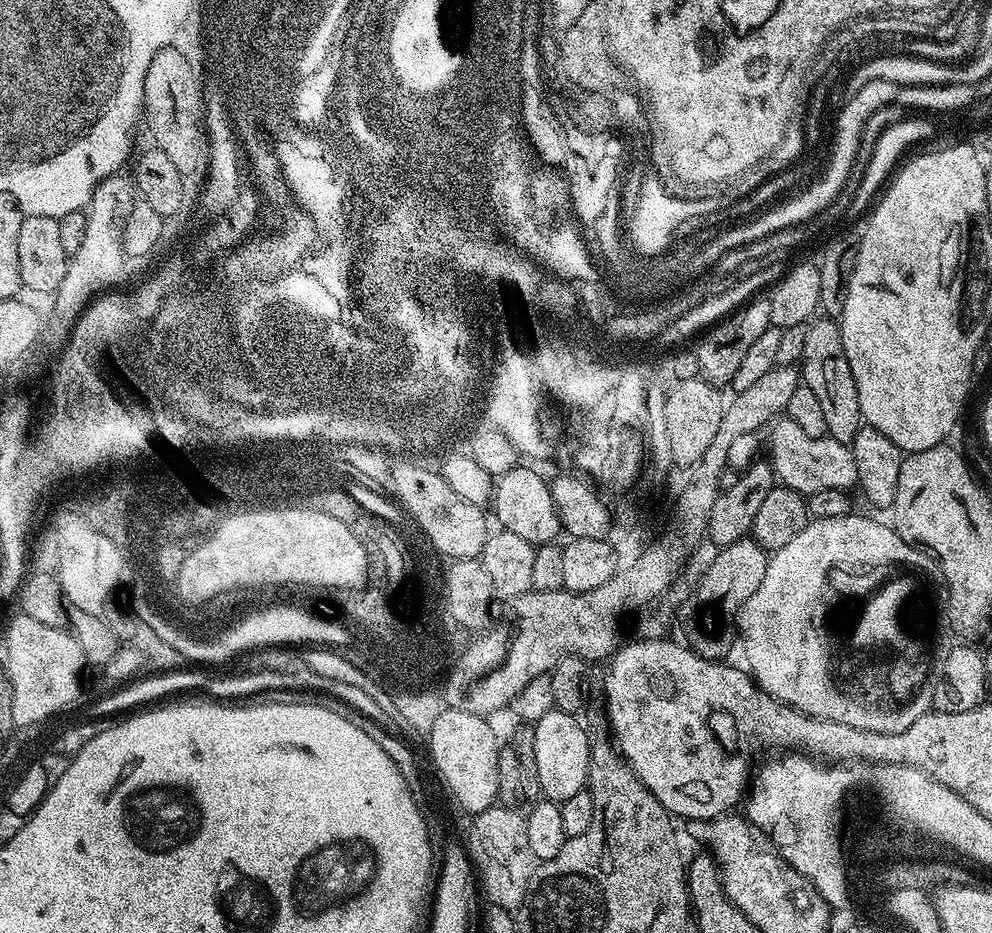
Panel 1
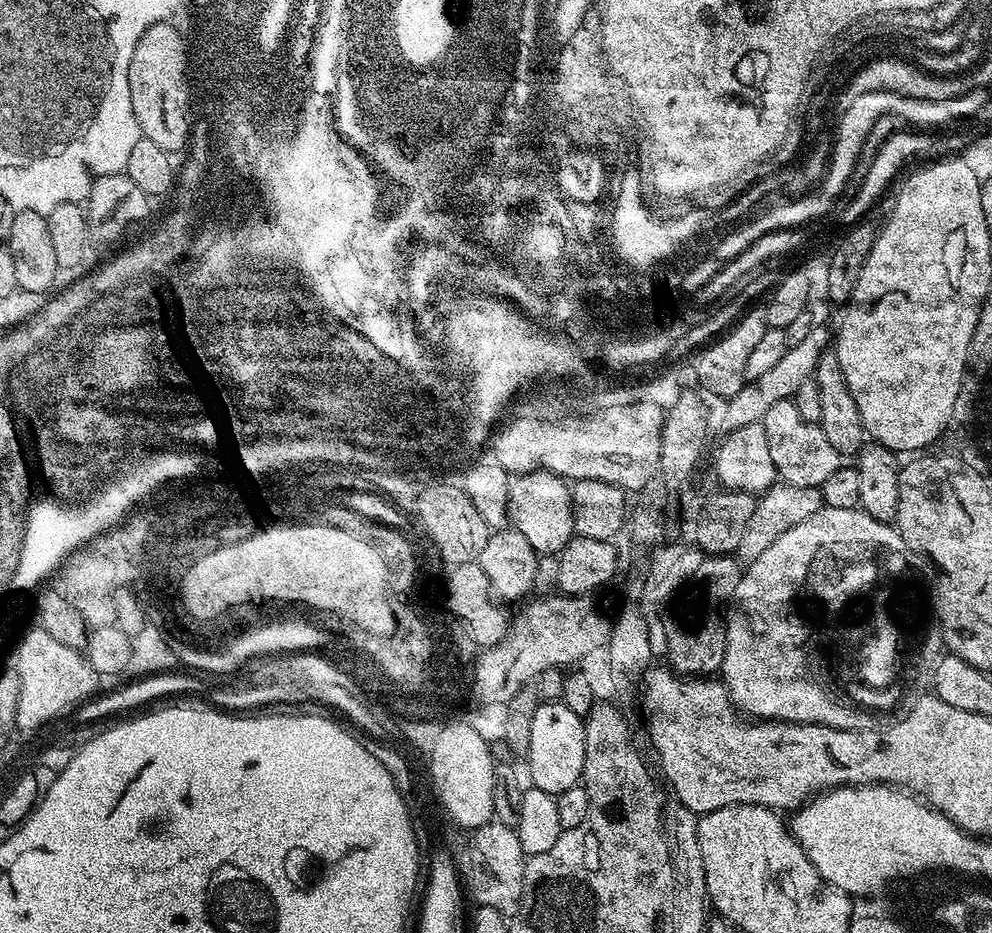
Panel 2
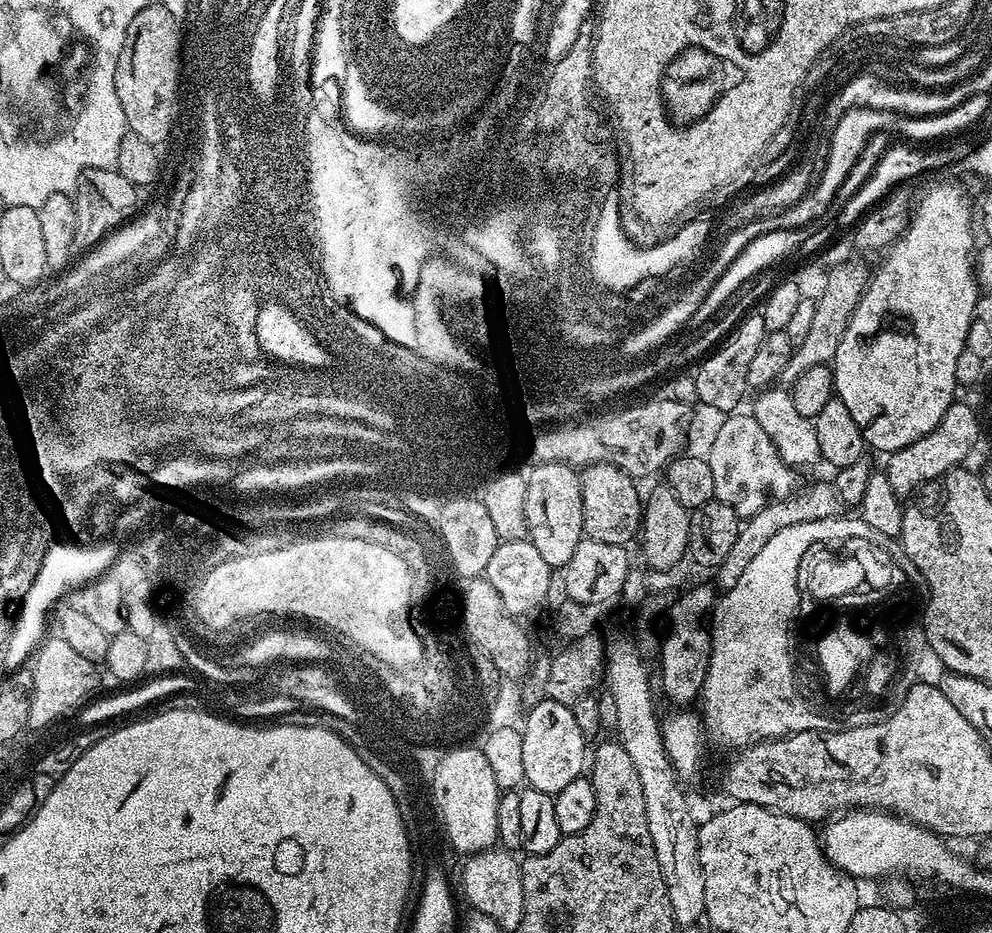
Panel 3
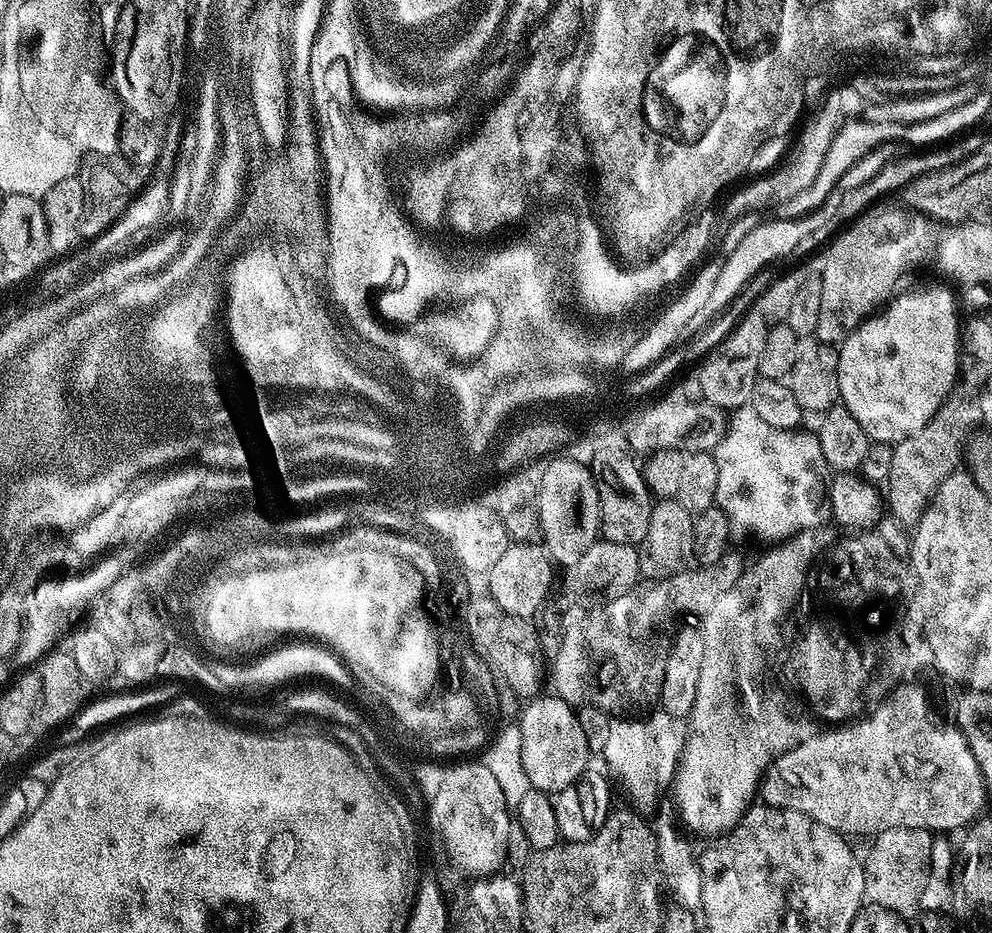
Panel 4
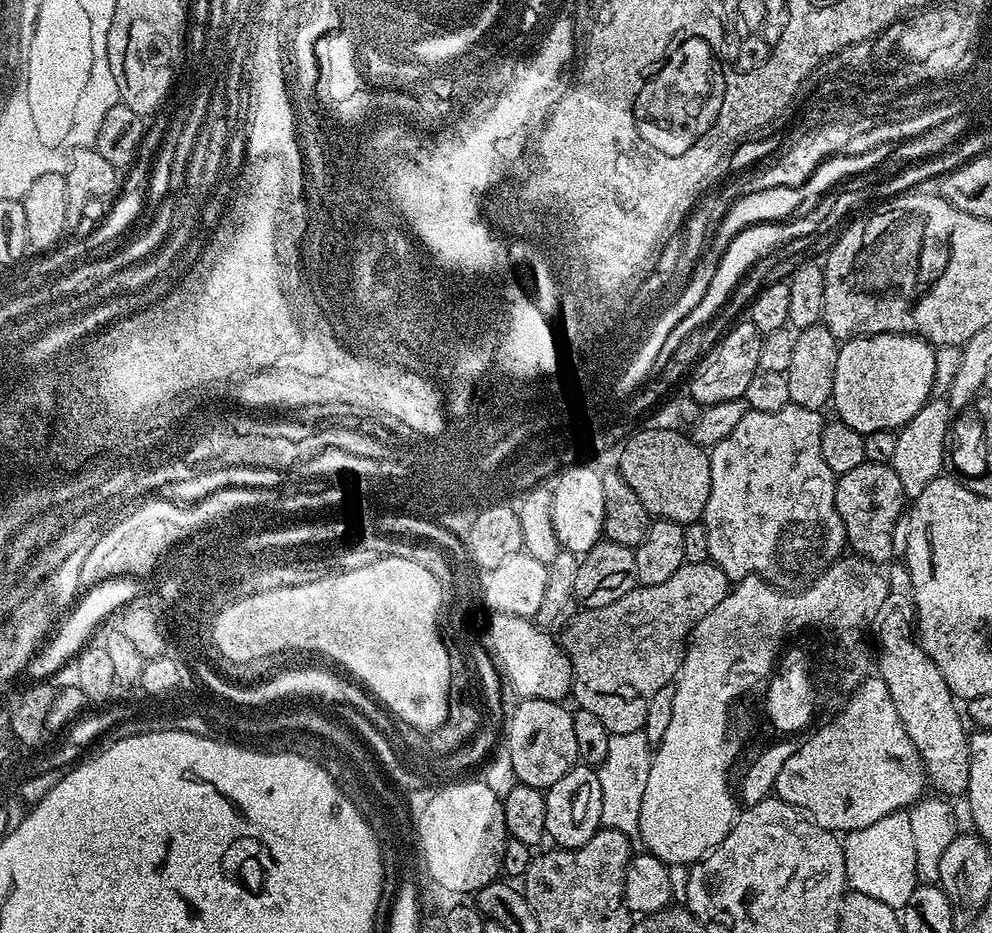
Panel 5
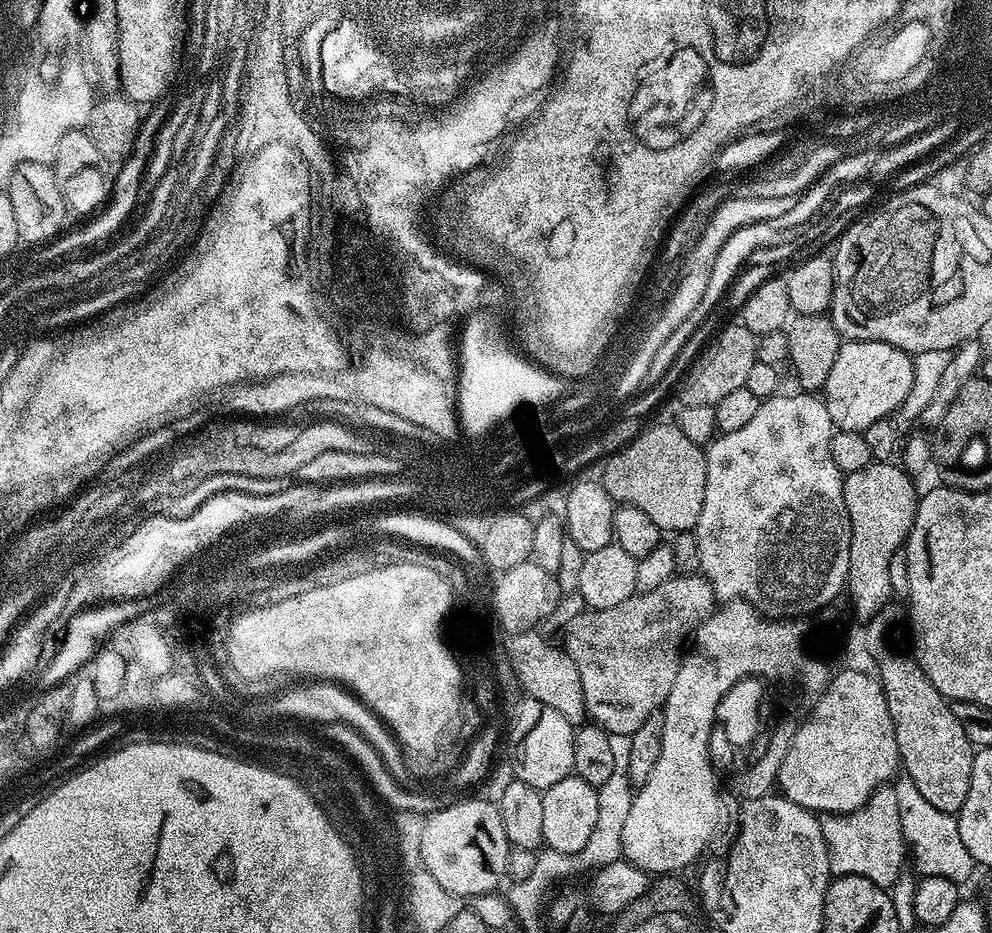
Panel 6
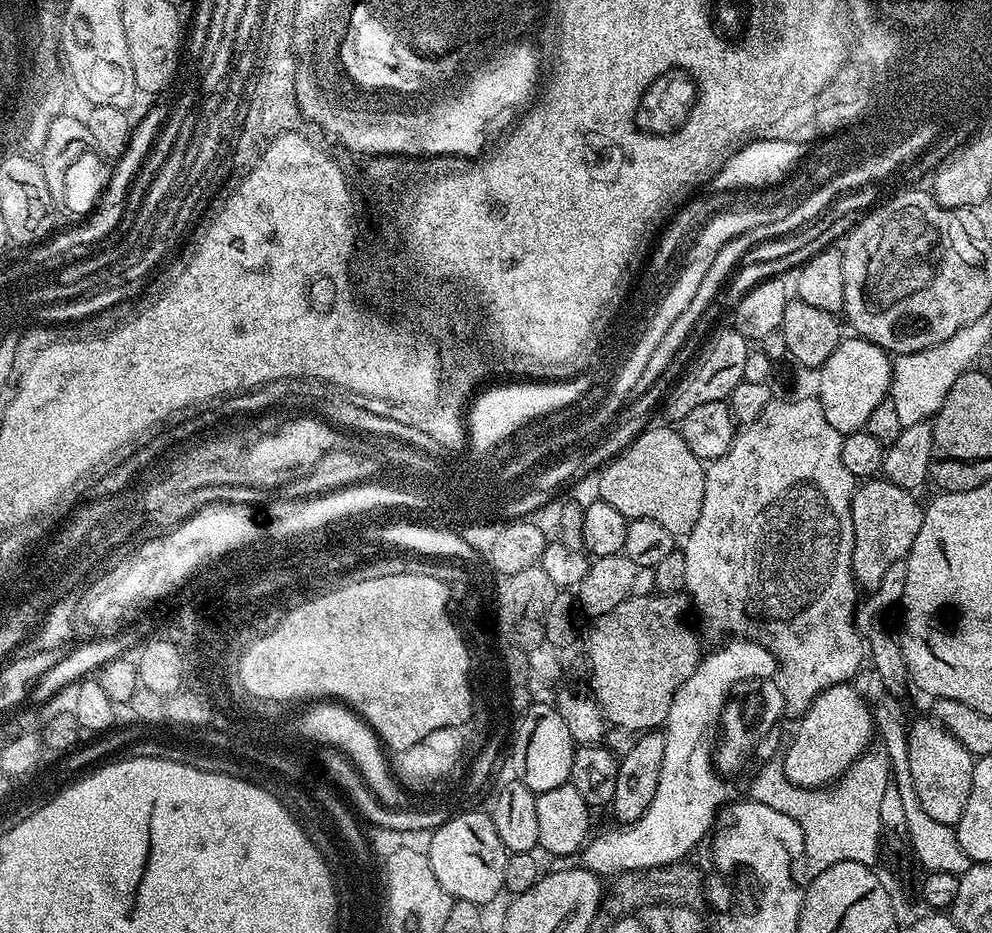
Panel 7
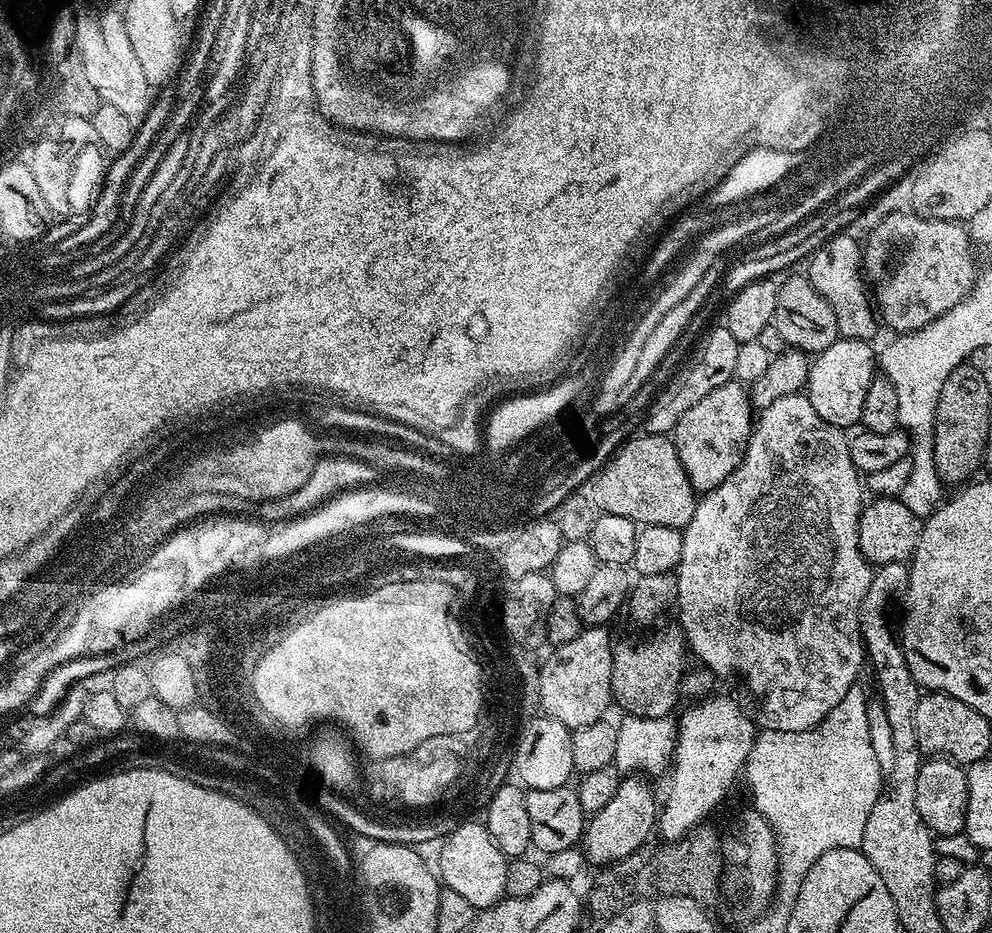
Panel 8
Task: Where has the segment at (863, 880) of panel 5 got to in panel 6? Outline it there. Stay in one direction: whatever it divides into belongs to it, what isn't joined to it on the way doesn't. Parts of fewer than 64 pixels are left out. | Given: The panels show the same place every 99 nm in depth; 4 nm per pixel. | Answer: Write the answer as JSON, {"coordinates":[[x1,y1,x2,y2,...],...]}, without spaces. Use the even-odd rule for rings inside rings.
{"coordinates":[[882,786,858,810,844,816,825,815,820,829,828,847,833,877,861,876,888,890,906,868,906,845,892,786]]}

